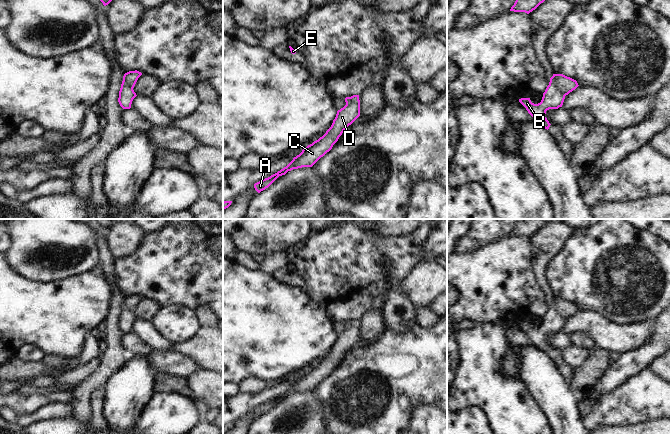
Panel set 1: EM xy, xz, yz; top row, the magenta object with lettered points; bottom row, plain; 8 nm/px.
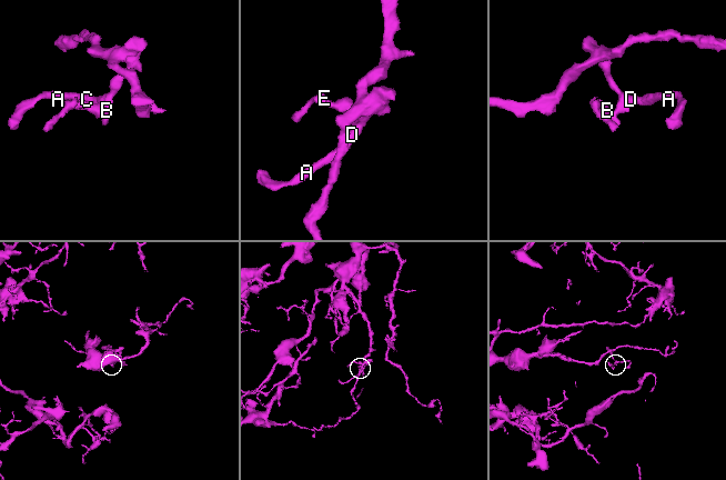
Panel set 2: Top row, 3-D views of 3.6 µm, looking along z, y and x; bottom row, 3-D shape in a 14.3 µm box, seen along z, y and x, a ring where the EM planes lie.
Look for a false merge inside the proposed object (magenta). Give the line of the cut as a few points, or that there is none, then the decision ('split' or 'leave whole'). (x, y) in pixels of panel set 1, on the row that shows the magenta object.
cut in yz along (550, 80), (565, 95); split

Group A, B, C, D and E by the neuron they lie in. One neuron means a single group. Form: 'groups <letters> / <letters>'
groups A C D / B E

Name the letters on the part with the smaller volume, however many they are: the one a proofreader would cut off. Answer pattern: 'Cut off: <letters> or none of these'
Cut off: B, E

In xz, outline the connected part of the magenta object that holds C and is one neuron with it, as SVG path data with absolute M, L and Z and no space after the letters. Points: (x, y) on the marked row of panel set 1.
M359 95L350 97L350 101L337 111L331 127L326 133L312 144L308 145L302 152L283 169L254 184L255 190L260 193L268 188L279 176L288 171L302 167L312 167L321 157L329 152L338 141L344 130L360 116Z

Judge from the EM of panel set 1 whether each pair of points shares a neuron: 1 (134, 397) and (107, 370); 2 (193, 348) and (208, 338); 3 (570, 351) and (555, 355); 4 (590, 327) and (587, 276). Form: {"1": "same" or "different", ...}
{"1": "different", "2": "same", "3": "different", "4": "different"}

